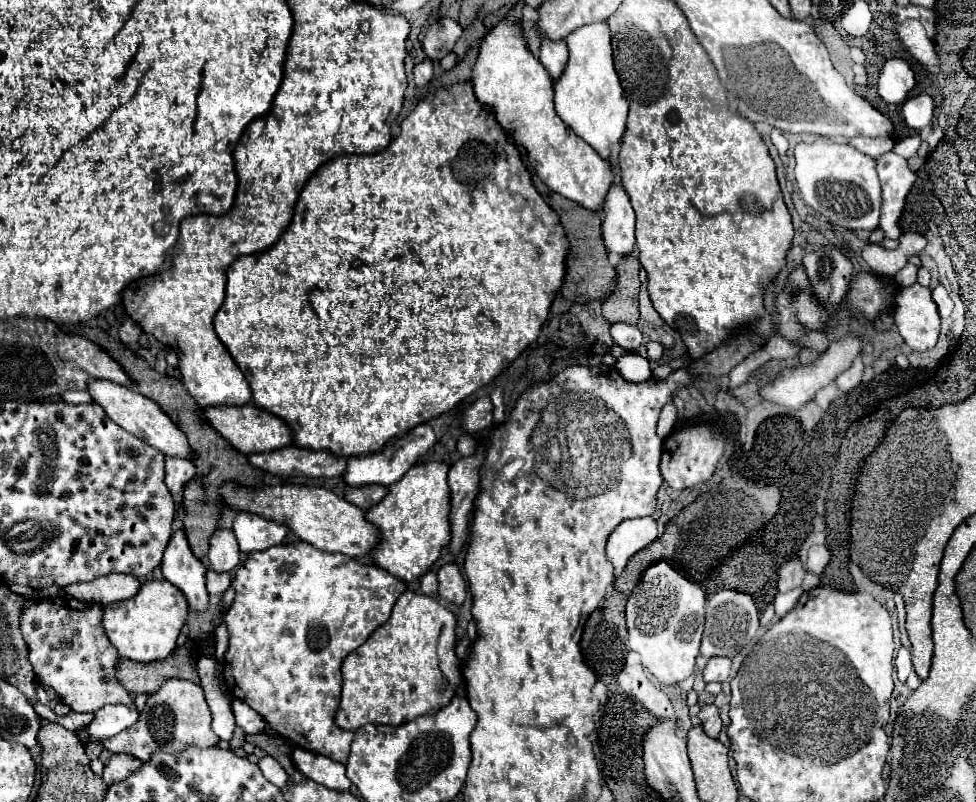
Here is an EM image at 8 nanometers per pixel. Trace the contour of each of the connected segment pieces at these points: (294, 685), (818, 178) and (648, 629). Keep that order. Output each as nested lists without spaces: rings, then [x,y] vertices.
[[[293,541],[249,555],[247,561],[239,565],[231,587],[235,589],[235,599],[225,615],[231,637],[223,663],[229,693],[257,711],[265,723],[293,747],[347,763],[353,733],[335,725],[335,713],[341,701],[341,663],[389,619],[395,601],[407,589],[405,583],[379,567],[357,563],[357,559],[343,553],[325,553]]]
[[[817,137],[813,143],[799,143],[795,147],[795,179],[801,189],[801,197],[805,205],[827,217],[833,225],[845,229],[877,229],[879,227],[879,213],[881,213],[882,189],[879,177],[875,171],[875,159],[863,155],[849,143],[837,143],[829,137]]]
[[[667,561],[651,565],[635,585],[627,601],[629,647],[639,649],[643,665],[663,685],[681,683],[695,673],[705,623],[705,601],[707,593],[703,587],[685,579]]]

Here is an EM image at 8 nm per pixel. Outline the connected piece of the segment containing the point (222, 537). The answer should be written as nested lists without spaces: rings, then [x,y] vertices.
[[[217,529],[211,537],[211,545],[209,545],[209,561],[211,567],[219,573],[223,571],[231,571],[233,567],[239,565],[239,547],[237,547],[237,539],[233,535],[231,529]]]

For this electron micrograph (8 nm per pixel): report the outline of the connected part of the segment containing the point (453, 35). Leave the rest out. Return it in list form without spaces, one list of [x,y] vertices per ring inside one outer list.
[[[439,17],[425,31],[425,37],[423,37],[425,55],[433,61],[443,59],[453,49],[453,45],[461,37],[461,33],[463,33],[463,29],[455,19]]]

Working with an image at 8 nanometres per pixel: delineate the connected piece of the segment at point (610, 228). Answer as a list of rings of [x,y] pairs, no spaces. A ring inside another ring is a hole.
[[[617,183],[611,187],[603,207],[603,239],[611,253],[621,257],[633,255],[635,251],[635,211],[629,203],[625,189]]]

